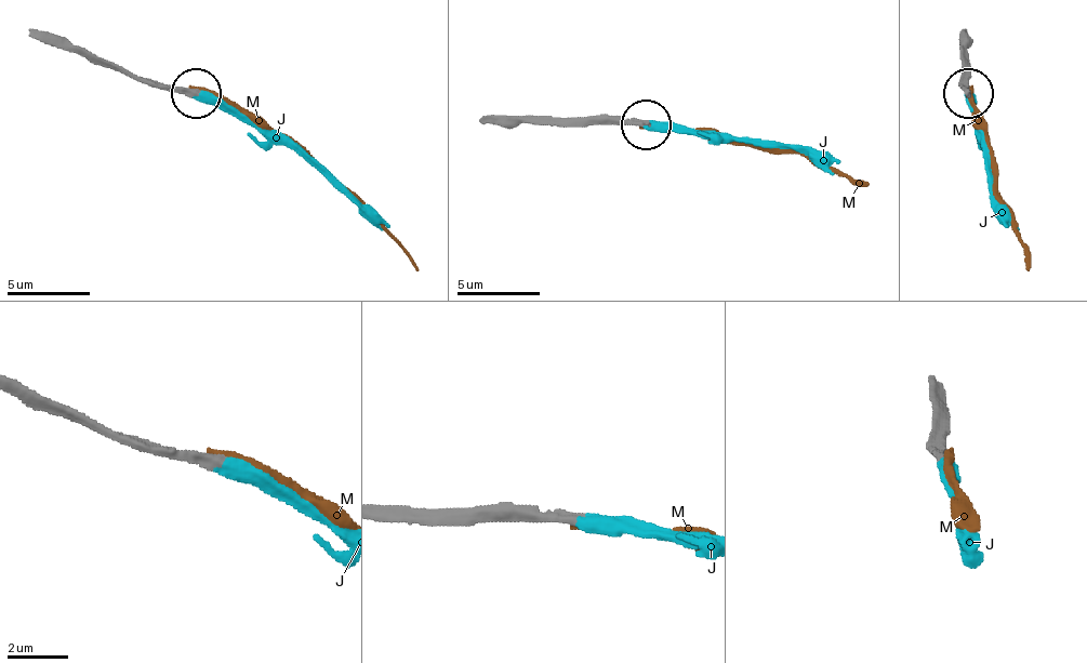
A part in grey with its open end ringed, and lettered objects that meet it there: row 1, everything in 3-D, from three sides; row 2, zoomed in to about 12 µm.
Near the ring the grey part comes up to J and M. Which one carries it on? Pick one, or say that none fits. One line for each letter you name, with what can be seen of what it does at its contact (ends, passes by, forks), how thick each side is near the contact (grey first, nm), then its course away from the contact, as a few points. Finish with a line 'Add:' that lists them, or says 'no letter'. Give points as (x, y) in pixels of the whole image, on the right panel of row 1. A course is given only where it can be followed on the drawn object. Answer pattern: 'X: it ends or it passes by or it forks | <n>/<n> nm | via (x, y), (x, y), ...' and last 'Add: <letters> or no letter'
J: it ends | 400/550 nm | via (967, 92), (983, 142), (988, 187), (1008, 228)
Add: J

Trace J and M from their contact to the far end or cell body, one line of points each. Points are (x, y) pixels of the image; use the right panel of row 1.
J: (967, 92), (983, 142), (988, 187), (1008, 228)
M: (967, 88), (988, 137), (992, 196), (1012, 216), (1029, 269)

